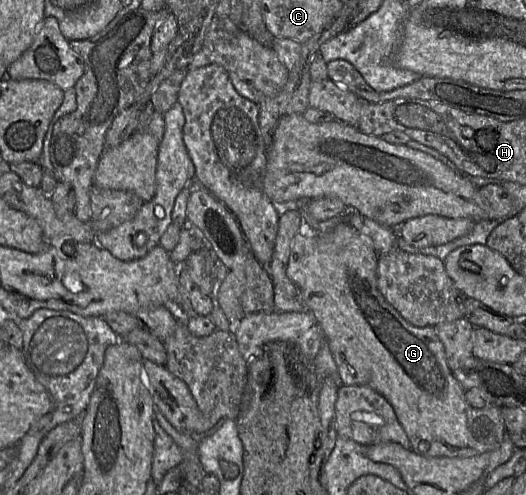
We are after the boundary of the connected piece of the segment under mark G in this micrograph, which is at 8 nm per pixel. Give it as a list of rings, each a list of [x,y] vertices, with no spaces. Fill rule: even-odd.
[[[341,222],[336,227],[328,231],[307,232],[301,230],[292,241],[291,251],[287,264],[286,274],[288,278],[296,285],[299,291],[299,299],[305,308],[313,313],[320,325],[324,337],[329,344],[329,349],[336,363],[338,374],[342,385],[355,386],[366,385],[371,387],[377,393],[381,394],[393,407],[396,417],[407,434],[411,443],[411,450],[418,455],[433,458],[447,457],[472,457],[497,448],[506,436],[505,424],[501,415],[501,407],[487,404],[483,408],[471,407],[466,399],[466,390],[454,377],[454,374],[448,367],[445,349],[438,338],[433,327],[415,327],[407,322],[382,296],[377,287],[377,262],[378,255],[374,249],[373,243],[367,236],[355,230],[347,222]]]

